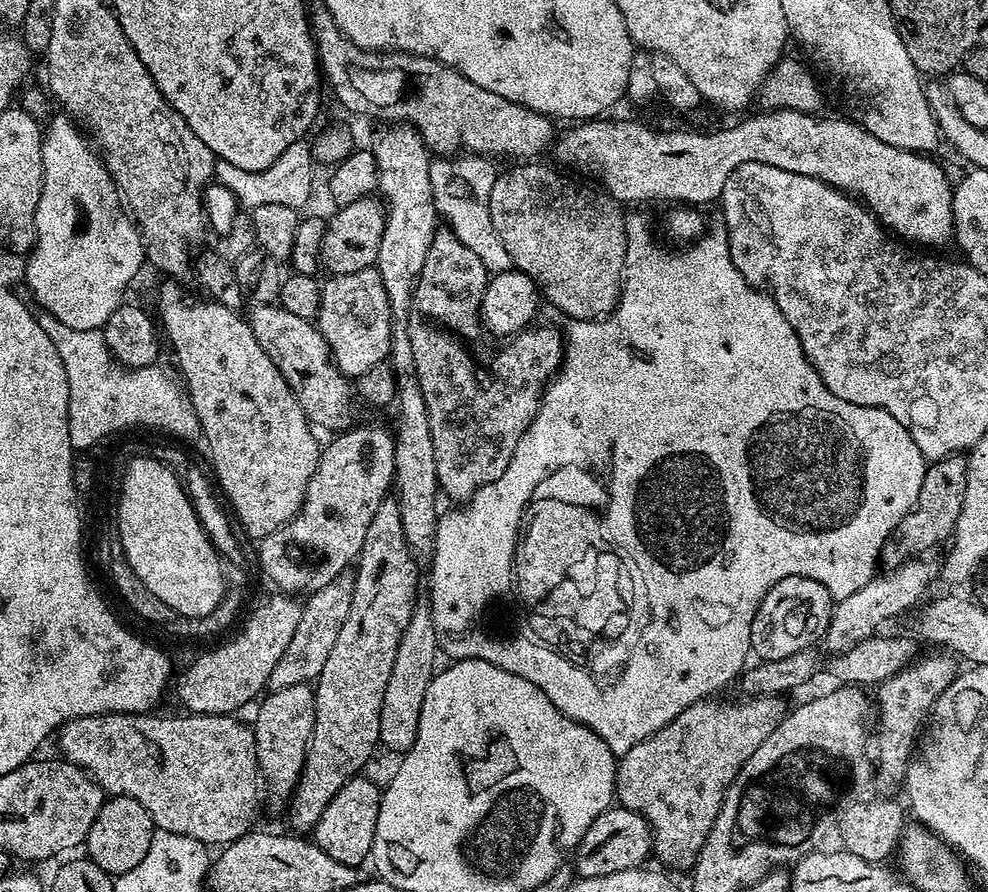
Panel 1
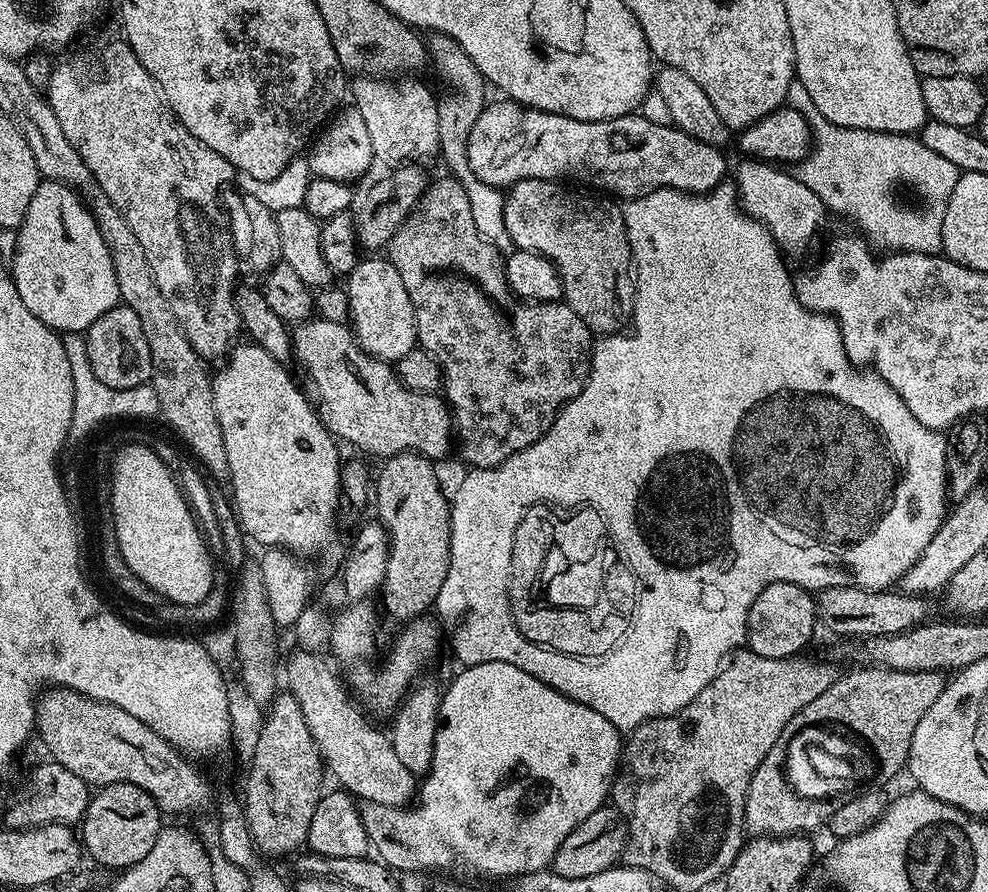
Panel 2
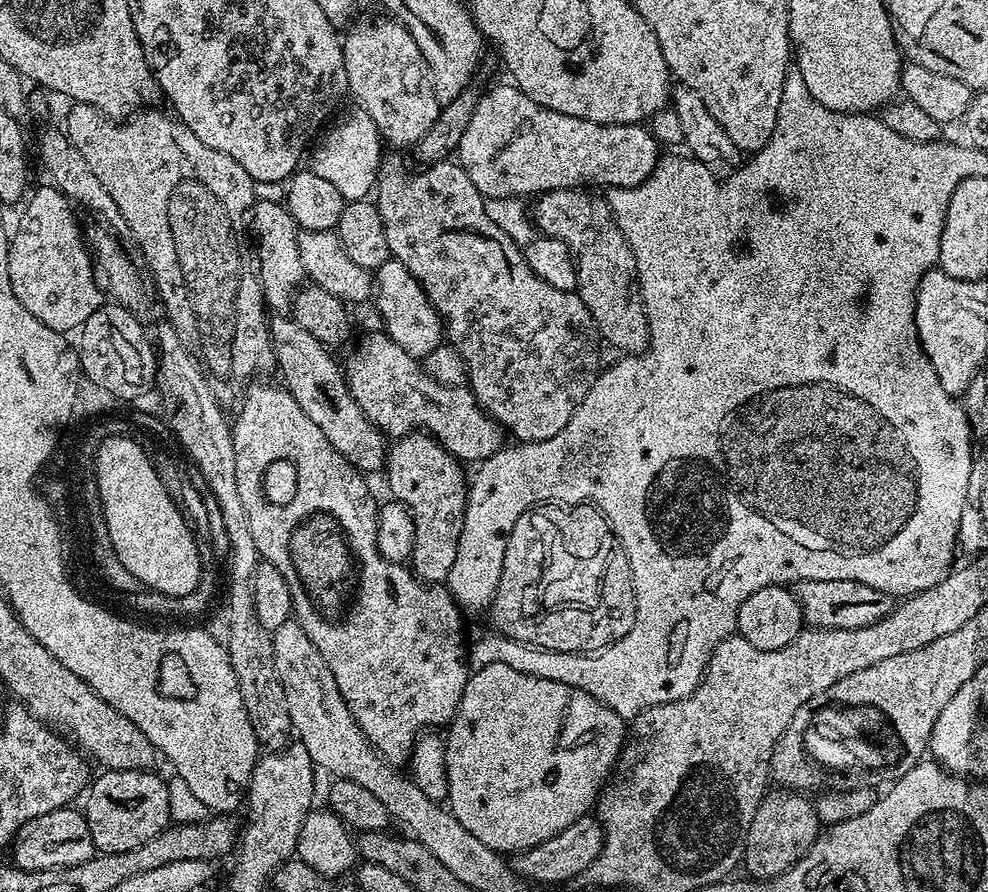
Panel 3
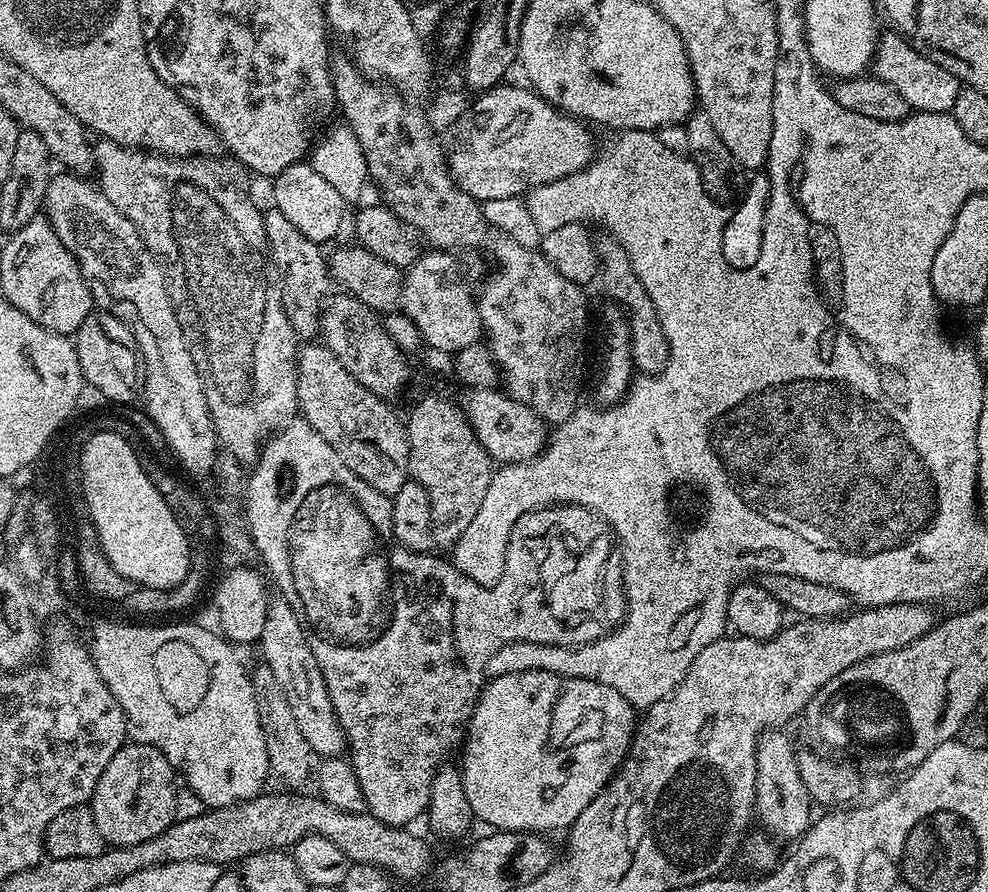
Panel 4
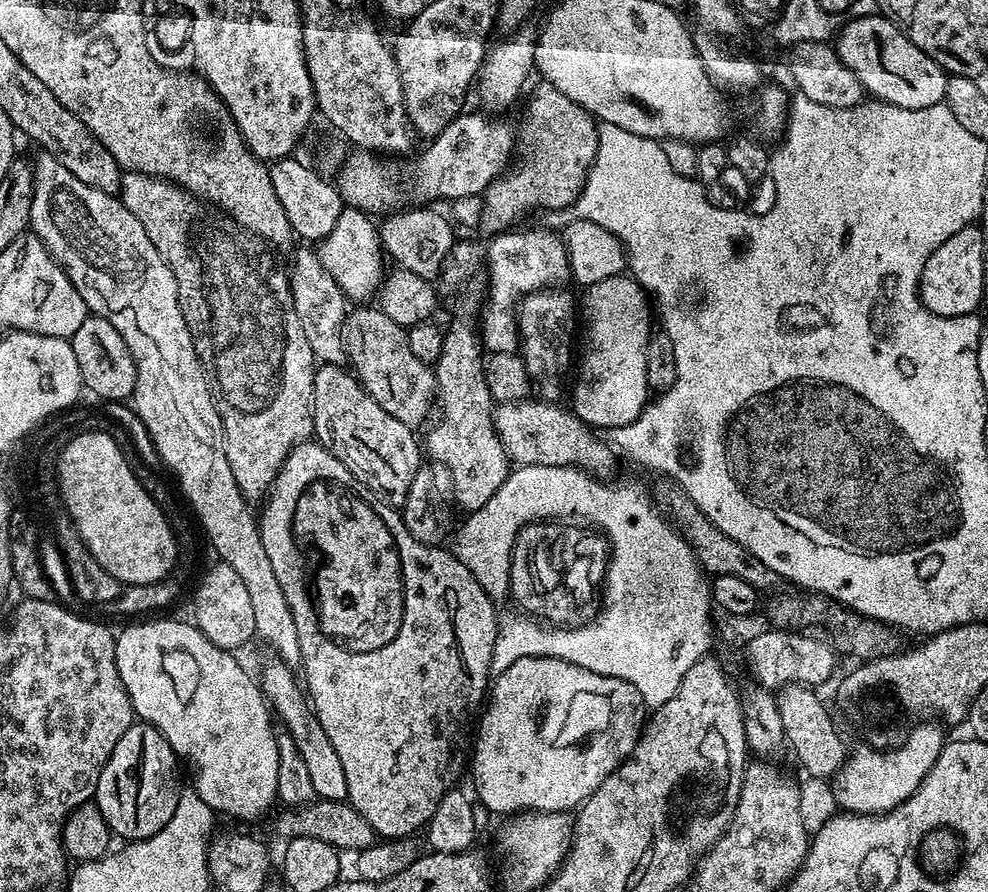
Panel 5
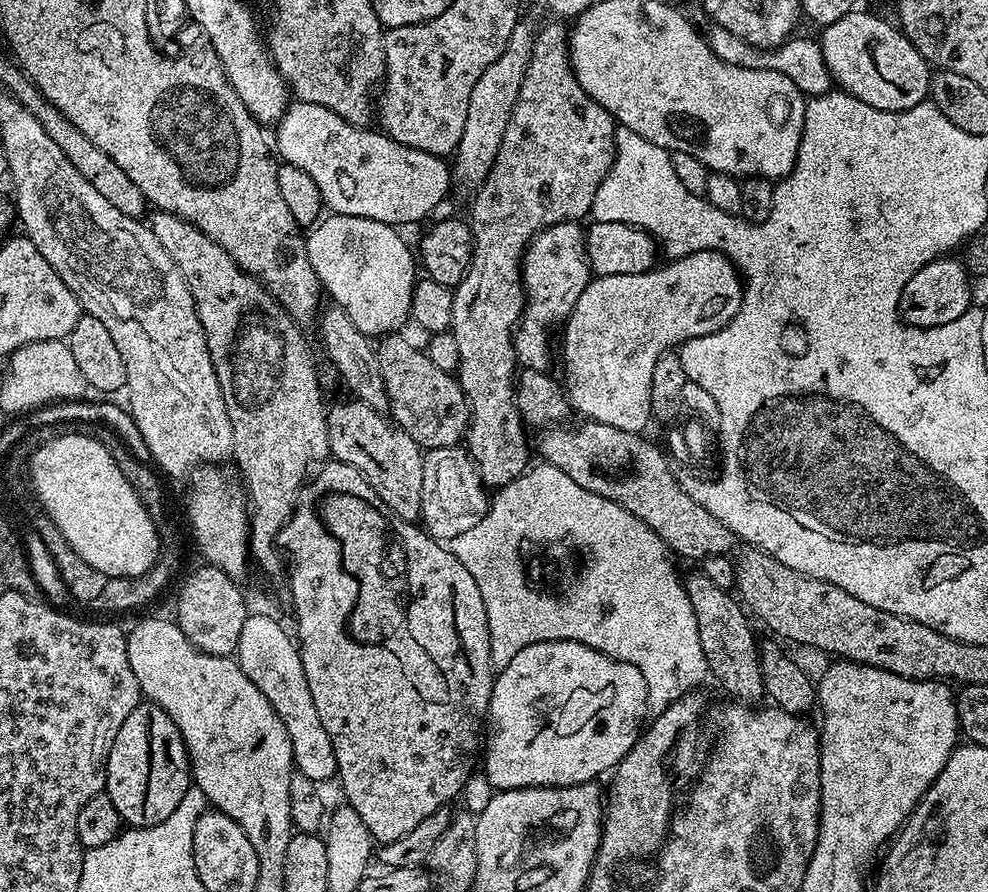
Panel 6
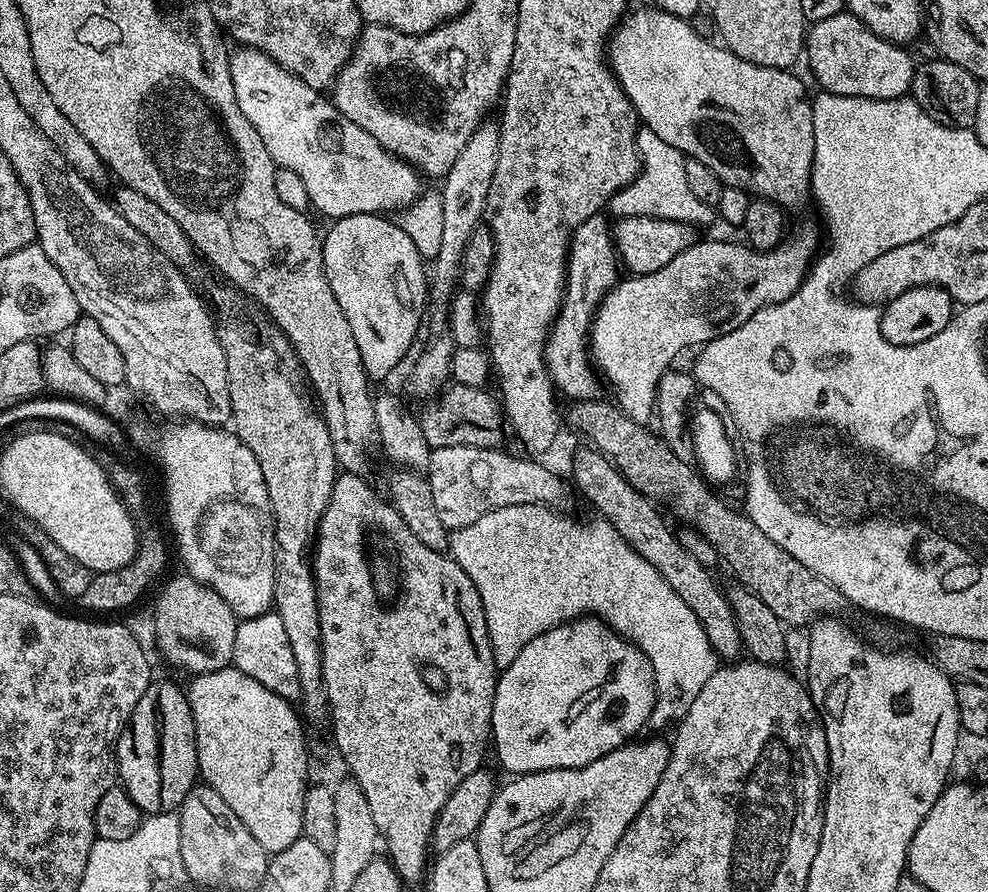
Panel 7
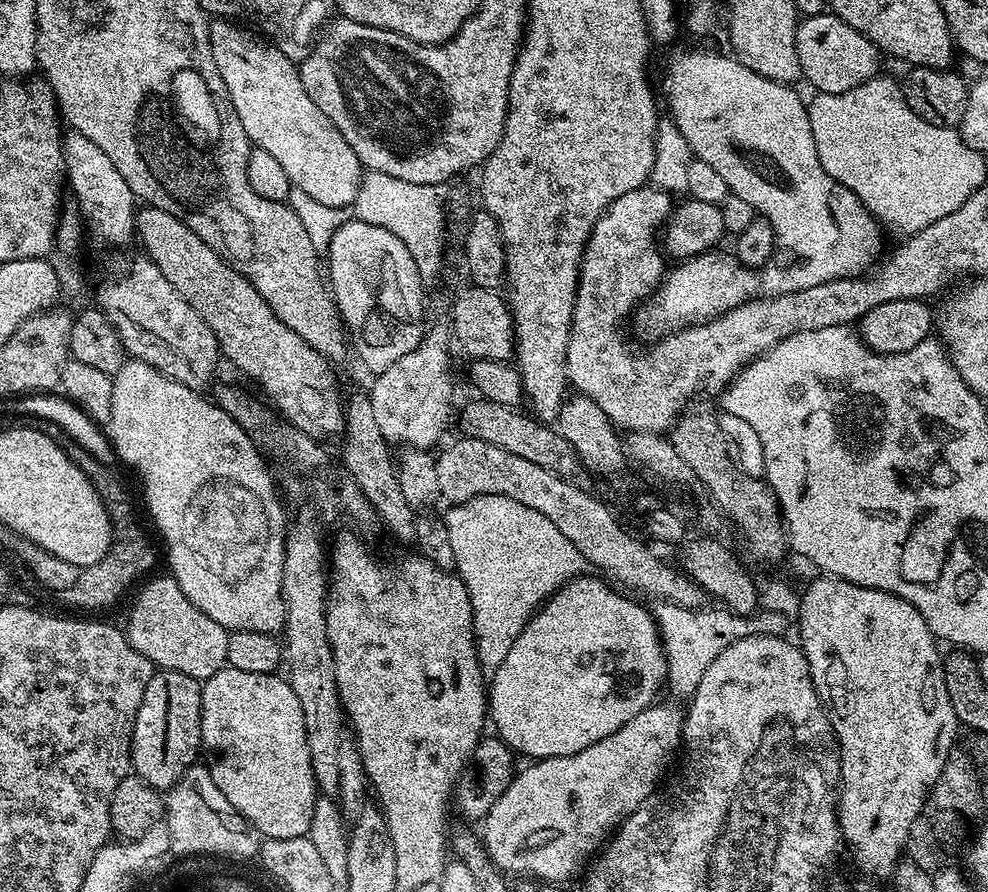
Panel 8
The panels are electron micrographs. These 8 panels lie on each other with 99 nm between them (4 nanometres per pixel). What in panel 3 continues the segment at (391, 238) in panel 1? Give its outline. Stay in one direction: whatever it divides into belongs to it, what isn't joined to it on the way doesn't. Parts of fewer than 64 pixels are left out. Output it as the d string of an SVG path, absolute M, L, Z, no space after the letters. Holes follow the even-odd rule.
M383 18L377 24L353 23L343 37L344 61L346 62L346 78L351 99L374 120L374 125L385 145L393 144L393 149L411 149L434 126L434 118L438 118L442 107L434 94L432 75L428 69L426 58L422 58L422 50L418 50L418 42L410 34L407 26L395 18Z

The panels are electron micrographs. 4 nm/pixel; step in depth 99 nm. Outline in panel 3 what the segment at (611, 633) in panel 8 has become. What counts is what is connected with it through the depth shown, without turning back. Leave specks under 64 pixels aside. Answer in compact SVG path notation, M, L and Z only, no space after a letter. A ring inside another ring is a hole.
M491 664L485 668L475 669L469 675L460 704L456 708L456 716L452 723L447 725L446 739L446 770L448 771L448 799L447 807L453 816L478 838L478 842L486 842L495 852L501 854L519 854L528 848L538 846L538 842L546 842L546 838L554 838L566 826L570 826L578 818L589 815L588 808L597 803L602 789L607 785L620 759L620 750L626 739L626 720L614 710L607 708L598 698L586 694L586 690L578 690L566 682L550 682L550 678L534 678L522 674L522 670L513 670L511 666Z

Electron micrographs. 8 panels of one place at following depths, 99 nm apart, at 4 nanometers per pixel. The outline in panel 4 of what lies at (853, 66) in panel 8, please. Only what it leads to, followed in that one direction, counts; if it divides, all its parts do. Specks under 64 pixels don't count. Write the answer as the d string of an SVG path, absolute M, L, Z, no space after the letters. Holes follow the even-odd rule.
M888 30L876 41L875 55L871 61L874 75L880 80L890 82L902 98L906 98L909 109L917 112L946 112L951 113L954 102L958 102L958 94L962 81L950 70L942 70L938 62L930 62L913 44L909 44L899 32Z

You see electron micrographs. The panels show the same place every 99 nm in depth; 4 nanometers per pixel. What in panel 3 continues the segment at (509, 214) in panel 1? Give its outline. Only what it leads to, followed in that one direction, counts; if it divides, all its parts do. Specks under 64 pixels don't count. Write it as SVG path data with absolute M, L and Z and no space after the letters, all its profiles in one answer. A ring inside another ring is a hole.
M559 188L539 193L535 197L536 205L532 208L532 220L540 227L539 231L550 238L558 238L568 244L568 249L576 259L577 296L586 302L586 310L598 325L598 332L605 341L608 340L620 354L639 354L648 349L650 326L644 309L644 299L640 293L638 279L638 256L626 242L622 230L616 221L616 215L603 195L595 196L595 191L584 188Z

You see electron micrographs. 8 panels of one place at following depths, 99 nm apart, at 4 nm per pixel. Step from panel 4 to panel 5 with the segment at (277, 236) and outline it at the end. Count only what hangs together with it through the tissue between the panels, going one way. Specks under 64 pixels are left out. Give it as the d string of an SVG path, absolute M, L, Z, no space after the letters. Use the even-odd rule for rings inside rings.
M304 246L304 249L297 252L292 268L289 267L288 270L295 313L317 361L341 365L347 359L347 352L344 349L344 324L347 320L348 300L337 281L321 264L317 253L313 249L306 248L309 247Z

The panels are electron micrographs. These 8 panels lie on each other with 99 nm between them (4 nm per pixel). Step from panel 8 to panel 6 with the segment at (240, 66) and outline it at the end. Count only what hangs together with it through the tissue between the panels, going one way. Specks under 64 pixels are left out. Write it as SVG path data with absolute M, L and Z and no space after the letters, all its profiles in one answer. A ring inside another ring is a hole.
M296 100L288 104L275 125L274 148L283 163L298 166L298 170L306 170L306 174L314 178L314 186L318 186L318 194L322 194L324 208L329 213L356 215L393 226L416 224L426 219L443 202L448 187L453 187L454 177L449 161L442 156L402 146L402 142L394 142L394 138L384 135L383 131L371 132L370 129L346 122L346 118L334 114L334 110L326 106Z

